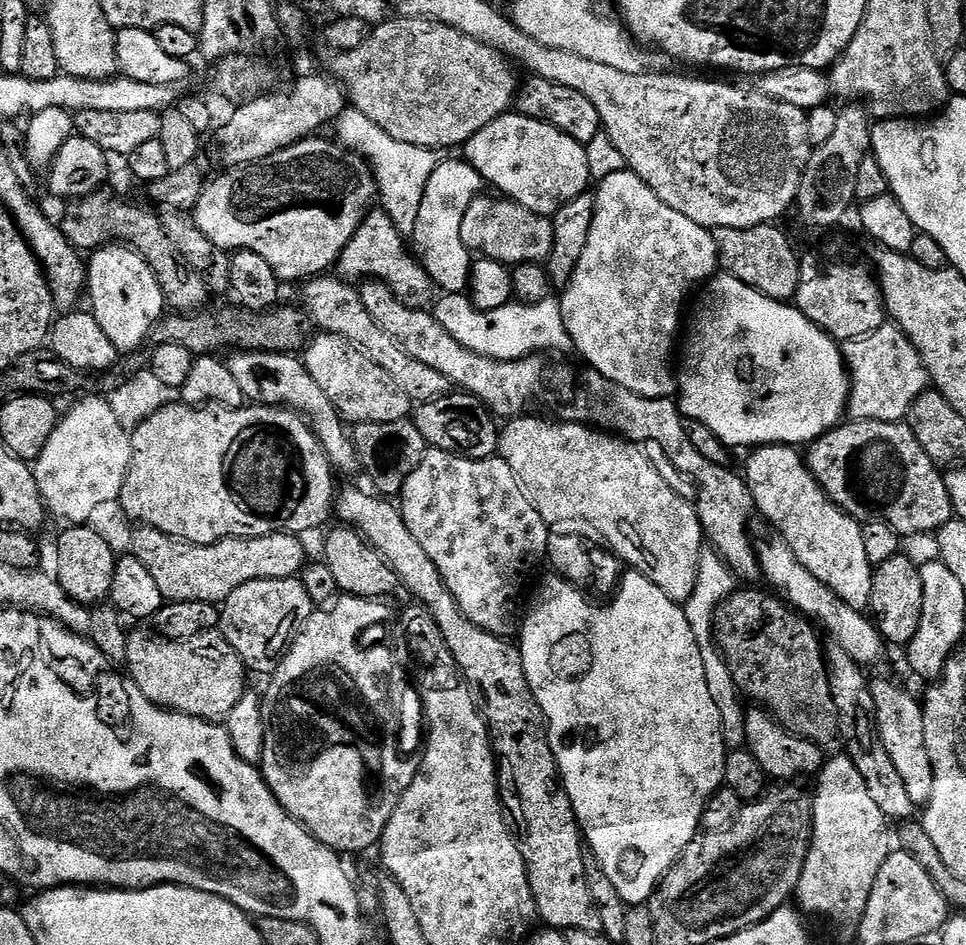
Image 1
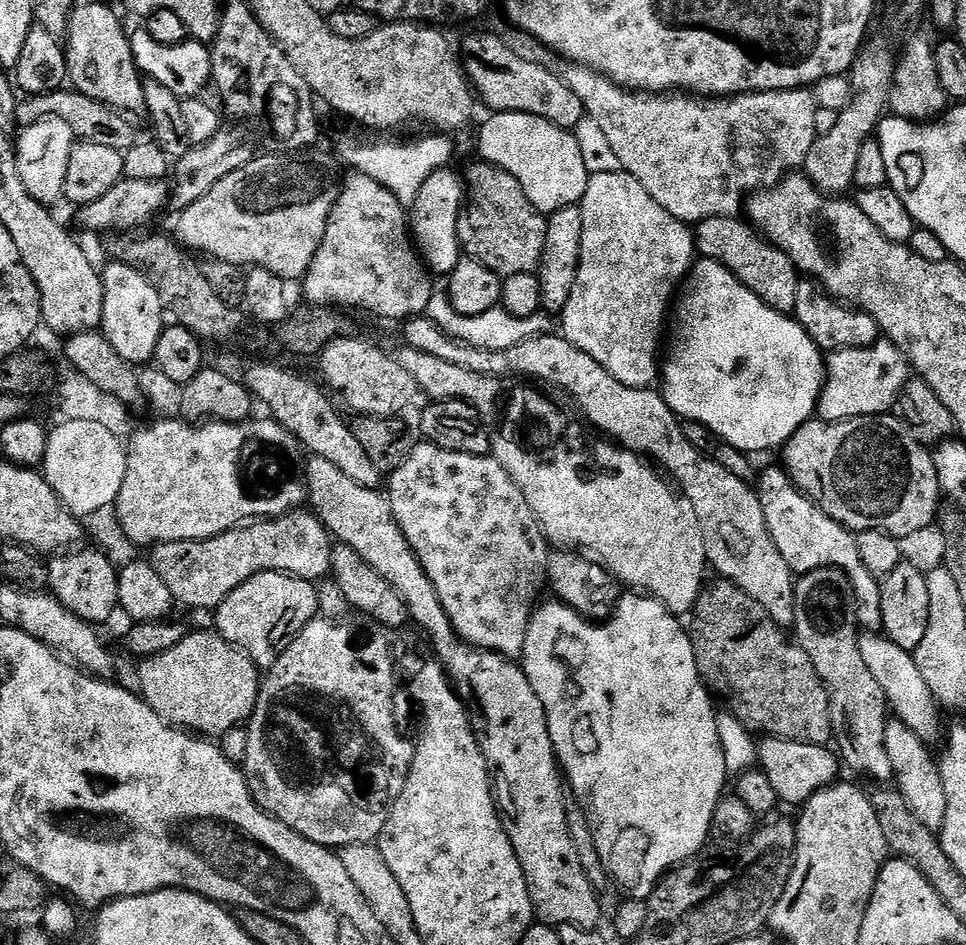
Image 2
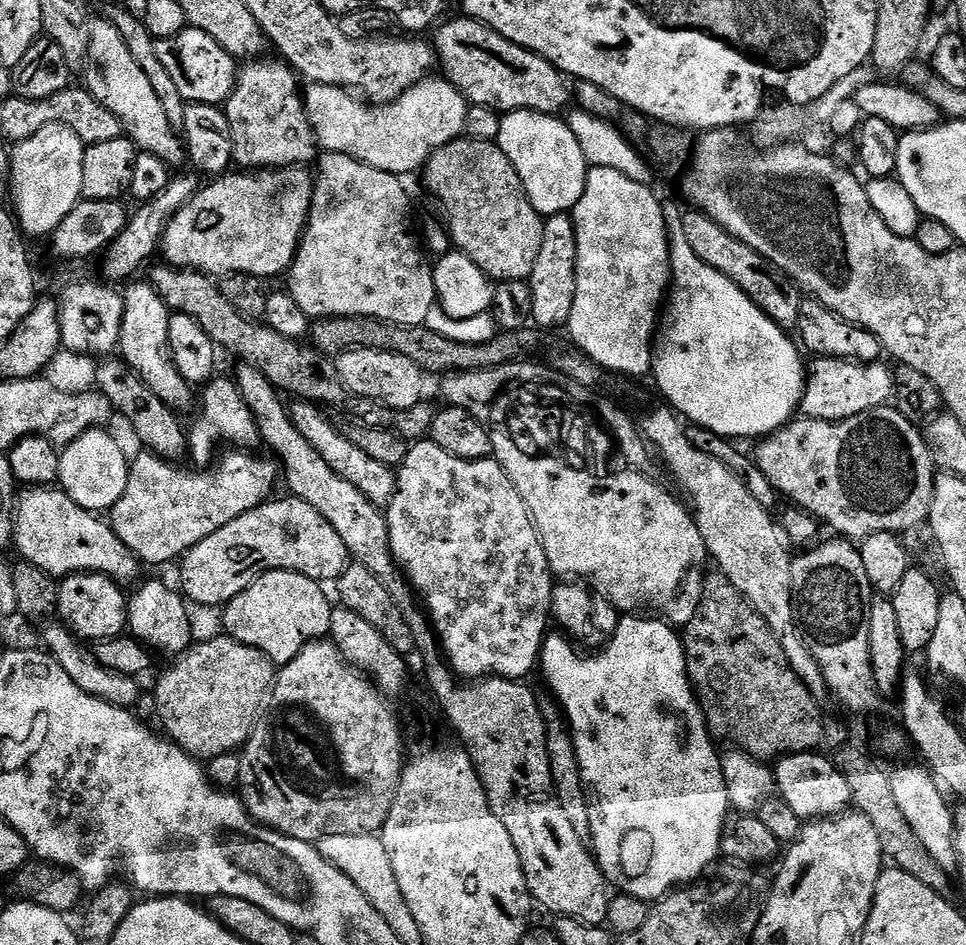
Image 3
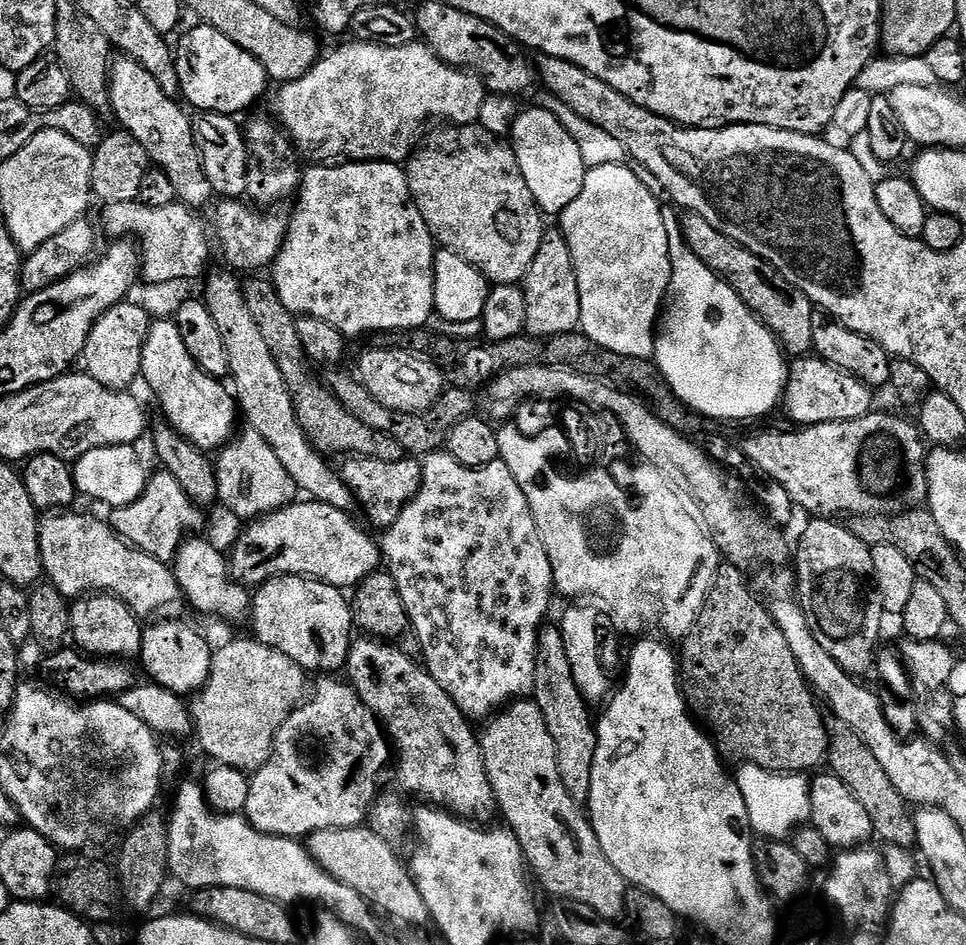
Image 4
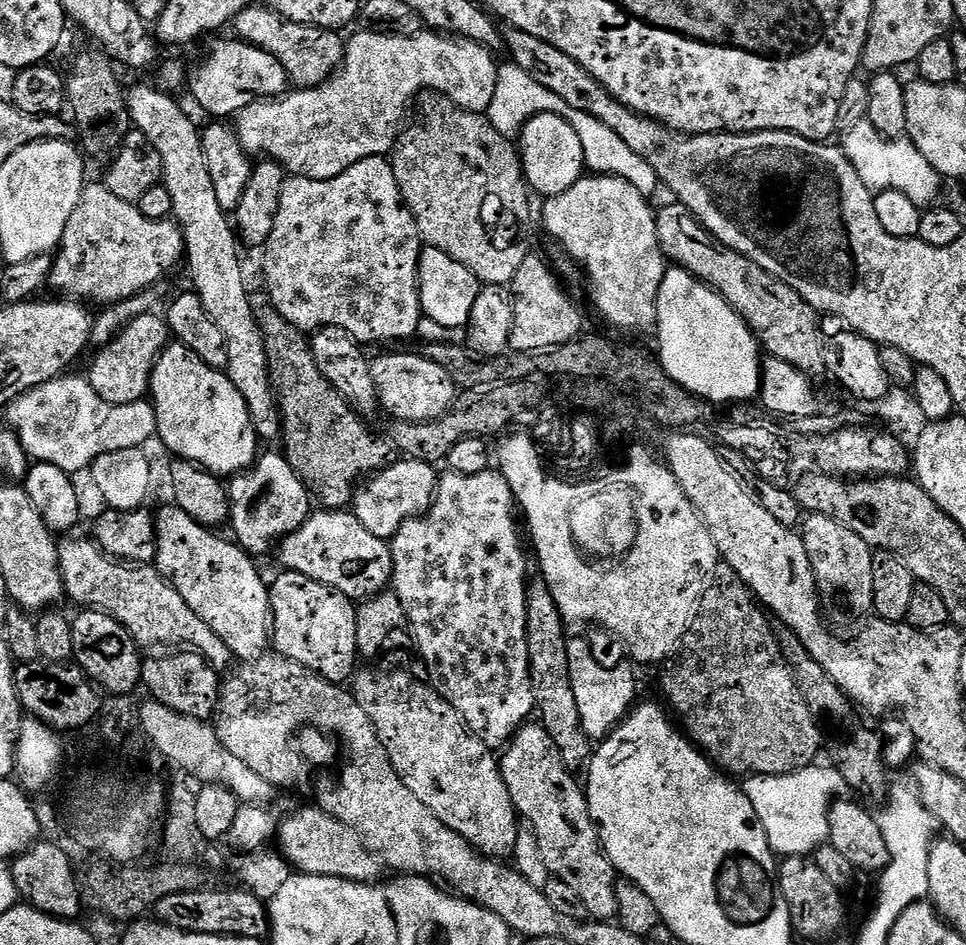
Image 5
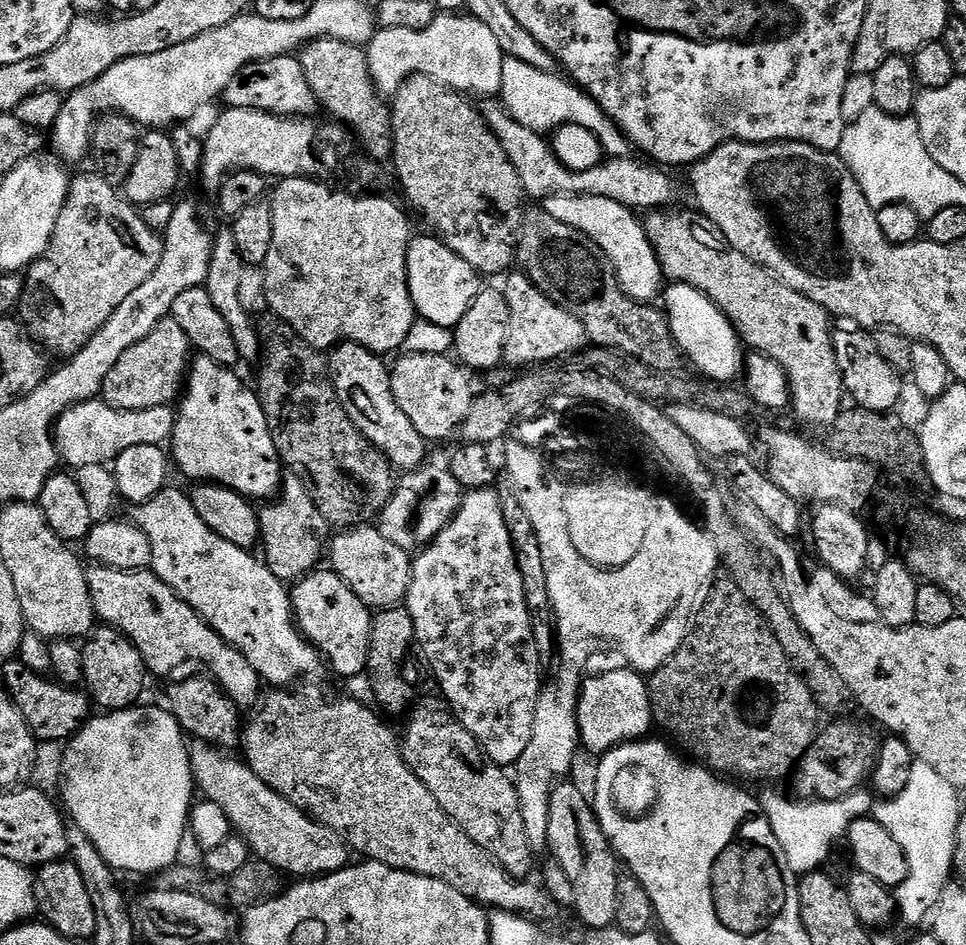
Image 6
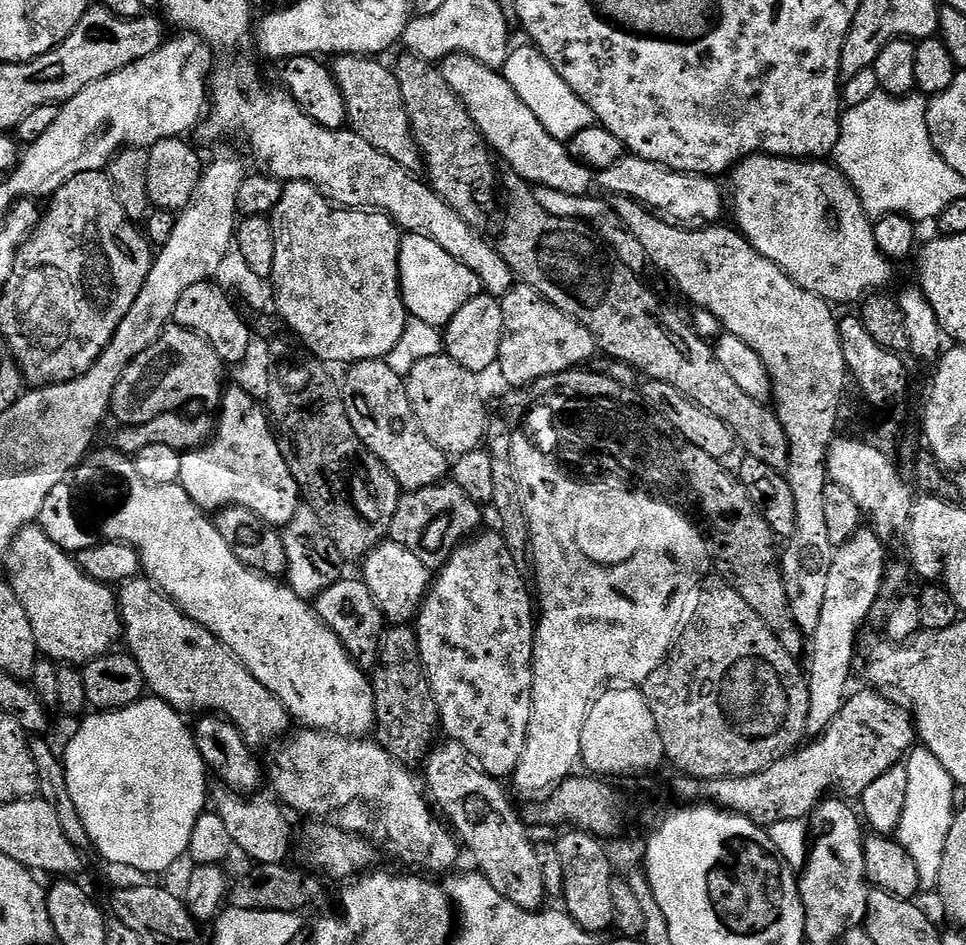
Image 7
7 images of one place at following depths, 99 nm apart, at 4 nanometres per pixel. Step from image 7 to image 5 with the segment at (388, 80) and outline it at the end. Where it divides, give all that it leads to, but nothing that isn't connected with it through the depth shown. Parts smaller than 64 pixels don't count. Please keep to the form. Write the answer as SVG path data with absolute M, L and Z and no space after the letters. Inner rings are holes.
M253 6L242 10L242 14L238 14L234 21L235 28L235 35L244 43L272 54L282 64L282 70L286 70L289 81L297 89L317 88L328 80L344 60L346 40L339 31L295 24L281 18L268 6Z

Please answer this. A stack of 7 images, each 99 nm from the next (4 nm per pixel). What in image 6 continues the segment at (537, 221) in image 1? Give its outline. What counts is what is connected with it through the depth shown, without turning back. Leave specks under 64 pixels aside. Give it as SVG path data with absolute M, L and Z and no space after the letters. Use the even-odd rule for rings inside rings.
M426 74L408 76L406 82L402 82L402 86L396 91L395 97L390 104L392 110L392 154L390 160L391 163L396 163L396 176L400 179L401 188L408 195L413 206L428 219L429 226L433 228L429 229L435 233L447 248L454 250L454 254L458 254L458 258L470 262L470 266L474 266L476 272L488 277L496 276L499 272L501 274L507 273L513 267L516 258L516 242L521 239L522 225L526 220L526 207L524 208L526 197L522 182L518 178L518 170L514 170L510 158L506 158L506 150L502 150L502 142L498 142L498 138L485 122L483 111L477 105L475 108L471 102L473 103L467 95L454 91L450 86L430 78Z

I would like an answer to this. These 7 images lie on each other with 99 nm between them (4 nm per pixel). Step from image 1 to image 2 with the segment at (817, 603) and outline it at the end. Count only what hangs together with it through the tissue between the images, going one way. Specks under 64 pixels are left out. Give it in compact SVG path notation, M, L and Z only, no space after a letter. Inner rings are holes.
M883 634L861 635L860 649L870 674L874 674L878 686L882 686L886 694L891 715L906 726L910 726L910 730L914 730L914 734L918 734L918 738L922 738L924 744L935 745L935 740L939 741L942 736L942 728L940 732L942 709L936 703L934 694L930 694L930 686L926 686L926 681L923 680L916 665L915 655L902 650L902 646L894 646L894 642L890 642Z

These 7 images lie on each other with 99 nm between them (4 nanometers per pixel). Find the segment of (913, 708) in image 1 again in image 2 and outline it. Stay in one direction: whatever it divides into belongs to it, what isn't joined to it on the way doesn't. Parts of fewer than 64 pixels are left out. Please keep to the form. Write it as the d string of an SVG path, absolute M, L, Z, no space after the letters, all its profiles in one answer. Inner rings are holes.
M895 718L889 719L886 726L886 750L890 750L890 763L894 765L894 784L906 798L906 806L930 831L939 833L946 818L946 786L942 786L942 774L937 757L932 756L933 749L910 730L902 721Z

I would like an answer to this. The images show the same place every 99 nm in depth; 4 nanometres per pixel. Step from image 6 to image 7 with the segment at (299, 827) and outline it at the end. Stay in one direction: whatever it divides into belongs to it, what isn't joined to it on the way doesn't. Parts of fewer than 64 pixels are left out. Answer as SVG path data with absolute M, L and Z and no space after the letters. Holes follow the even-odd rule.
M229 787L218 788L217 792L216 789L214 792L214 810L222 818L222 822L226 822L226 830L230 830L233 845L239 851L241 848L256 864L285 863L289 859L288 851L292 848L289 813L271 795L268 797L260 796L261 794L241 794Z

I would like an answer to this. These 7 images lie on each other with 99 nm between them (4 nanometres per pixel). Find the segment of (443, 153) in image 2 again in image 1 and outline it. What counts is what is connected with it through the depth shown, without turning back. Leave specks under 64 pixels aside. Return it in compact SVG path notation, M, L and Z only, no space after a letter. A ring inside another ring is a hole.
M351 106L334 121L335 139L343 144L349 152L356 152L367 160L376 178L378 200L382 210L398 226L405 238L411 237L414 222L418 222L418 210L422 206L422 194L426 194L426 182L430 182L430 174L440 165L441 157L433 149L422 146L410 146L410 142L398 142L398 138L390 138L386 130L382 130L362 110Z

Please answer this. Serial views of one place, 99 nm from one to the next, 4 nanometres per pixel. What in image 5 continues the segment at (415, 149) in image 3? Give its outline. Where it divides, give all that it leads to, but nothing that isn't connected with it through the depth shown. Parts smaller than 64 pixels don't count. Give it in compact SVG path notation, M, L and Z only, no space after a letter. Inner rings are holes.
M422 30L417 36L353 32L344 45L343 62L326 82L317 88L301 88L279 98L259 100L236 113L236 136L249 156L274 160L283 166L285 173L293 176L329 180L371 156L387 157L395 148L396 138L402 131L408 103L410 108L421 92L438 92L454 101L458 107L481 114L487 113L490 102L494 102L497 57L473 40L461 40L435 30Z

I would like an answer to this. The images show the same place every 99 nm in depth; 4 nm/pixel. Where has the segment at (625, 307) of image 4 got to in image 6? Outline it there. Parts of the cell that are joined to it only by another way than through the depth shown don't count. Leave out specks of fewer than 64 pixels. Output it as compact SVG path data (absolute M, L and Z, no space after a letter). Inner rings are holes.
M551 196L542 201L542 207L544 211L554 214L558 222L566 222L566 226L574 226L574 230L582 230L582 234L586 234L603 250L604 255L612 261L620 289L631 300L652 302L656 295L656 299L661 295L665 283L664 272L641 217L633 209L618 202L610 202L610 198L597 196Z

